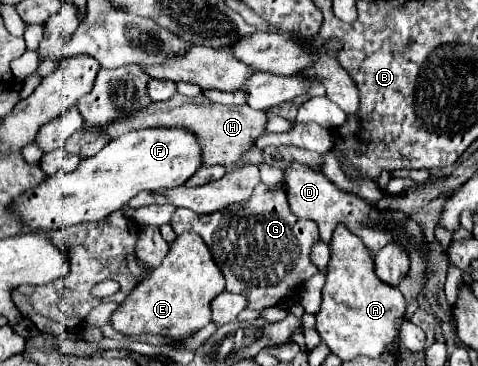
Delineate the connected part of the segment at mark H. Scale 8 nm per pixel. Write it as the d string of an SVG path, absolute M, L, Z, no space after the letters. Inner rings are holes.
M175 94L173 98L165 102L155 102L147 112L141 112L133 120L125 120L119 124L111 124L111 128L89 128L89 132L103 132L109 134L111 138L117 138L129 130L139 130L139 128L149 128L149 126L185 126L195 132L201 148L203 148L203 162L205 166L221 164L225 168L233 168L239 162L243 162L245 152L249 152L255 142L265 136L267 128L267 114L249 108L247 104L243 106L221 106L209 102L205 96L197 98L187 98L181 94Z

